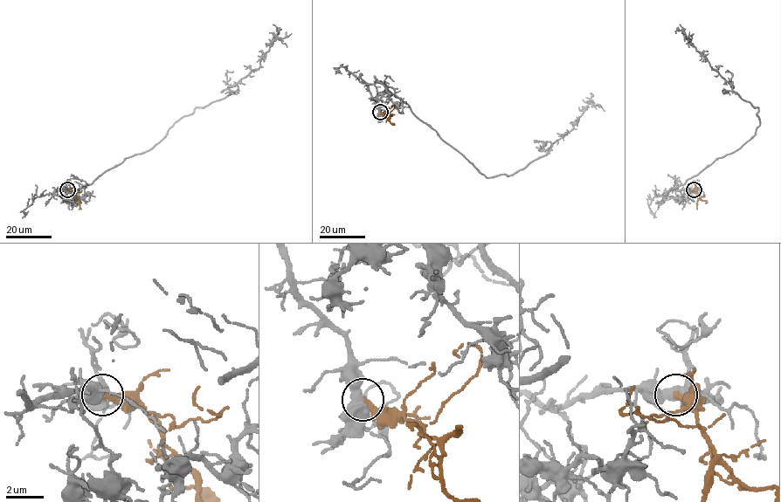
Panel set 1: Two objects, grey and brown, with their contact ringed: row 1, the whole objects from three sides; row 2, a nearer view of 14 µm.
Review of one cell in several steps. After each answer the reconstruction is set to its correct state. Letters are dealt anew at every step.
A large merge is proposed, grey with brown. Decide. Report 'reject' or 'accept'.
accept

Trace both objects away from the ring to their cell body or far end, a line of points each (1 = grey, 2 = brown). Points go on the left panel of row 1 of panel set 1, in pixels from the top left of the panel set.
1: (66, 189), (89, 185), (152, 148), (195, 108), (232, 93), (272, 42), (291, 33)
2: (67, 189), (78, 199), (79, 209)

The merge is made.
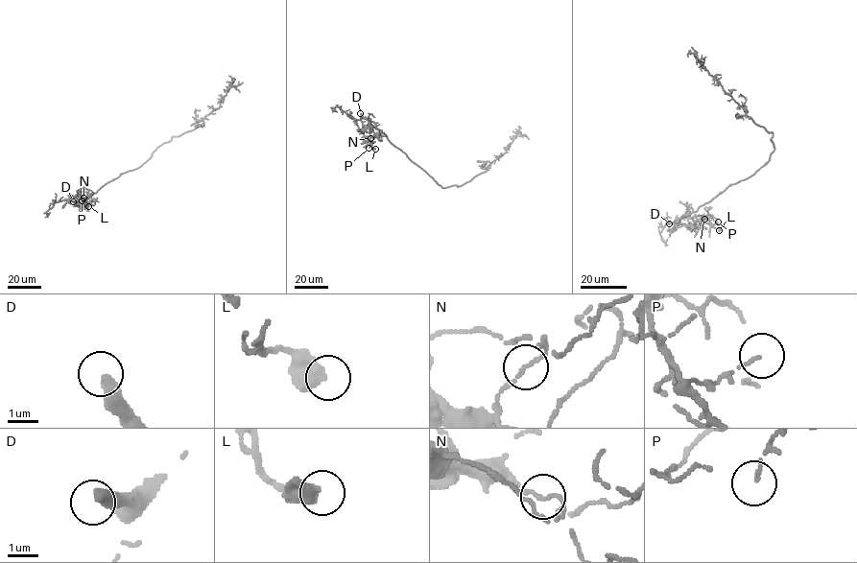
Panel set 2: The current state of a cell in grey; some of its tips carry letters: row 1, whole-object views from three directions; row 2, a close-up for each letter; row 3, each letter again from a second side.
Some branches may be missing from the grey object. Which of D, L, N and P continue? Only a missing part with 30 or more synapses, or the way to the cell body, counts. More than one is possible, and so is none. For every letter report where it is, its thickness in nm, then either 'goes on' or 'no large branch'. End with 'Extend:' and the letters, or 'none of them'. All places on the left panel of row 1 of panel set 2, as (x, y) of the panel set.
D: at (73, 201); 440 nm thick; goes on
L: at (88, 206); 550 nm thick; no large branch
N: at (83, 198); 100 nm thick; no large branch
P: at (82, 200); 90 nm thick; no large branch
Extend: D

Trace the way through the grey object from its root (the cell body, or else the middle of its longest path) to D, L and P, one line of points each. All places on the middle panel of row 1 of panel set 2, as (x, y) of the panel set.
D: (433, 178), (360, 113)
L: (433, 178), (395, 147), (373, 122), (364, 118), (356, 119), (365, 138), (375, 149)
P: (433, 178), (395, 147), (373, 122), (364, 118), (356, 119), (358, 129), (371, 143), (368, 148)

